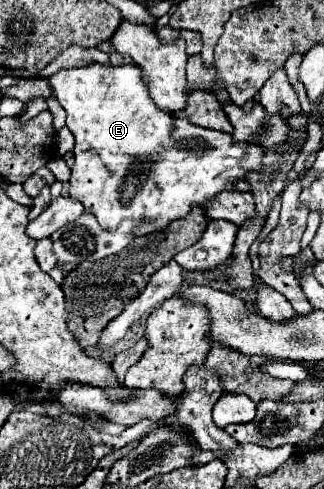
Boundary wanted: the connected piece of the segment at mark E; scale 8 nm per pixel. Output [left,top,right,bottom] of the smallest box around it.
[48,64,262,236]

